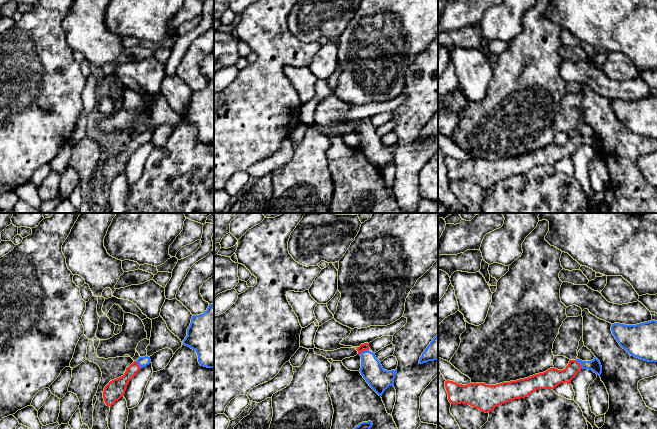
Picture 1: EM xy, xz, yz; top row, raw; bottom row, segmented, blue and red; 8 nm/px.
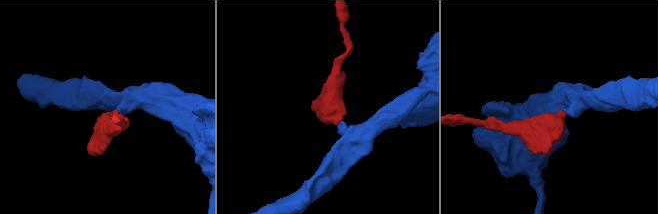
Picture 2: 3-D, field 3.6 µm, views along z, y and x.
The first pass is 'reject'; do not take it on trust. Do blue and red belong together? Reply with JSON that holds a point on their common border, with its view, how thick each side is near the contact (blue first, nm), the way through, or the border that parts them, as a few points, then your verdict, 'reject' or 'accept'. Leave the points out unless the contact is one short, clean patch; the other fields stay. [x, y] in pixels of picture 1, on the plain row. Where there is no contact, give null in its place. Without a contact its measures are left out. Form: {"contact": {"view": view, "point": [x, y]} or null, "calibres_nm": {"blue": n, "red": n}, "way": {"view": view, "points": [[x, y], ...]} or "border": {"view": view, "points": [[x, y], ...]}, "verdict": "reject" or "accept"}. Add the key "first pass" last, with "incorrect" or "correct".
{"contact": {"view": "xz", "point": [363, 127]}, "calibres_nm": {"blue": 180, "red": 60}, "way": {"view": "xz", "points": [[371, 145], [368, 134], [363, 127], [363, 123]]}, "verdict": "accept", "first pass": "incorrect"}

